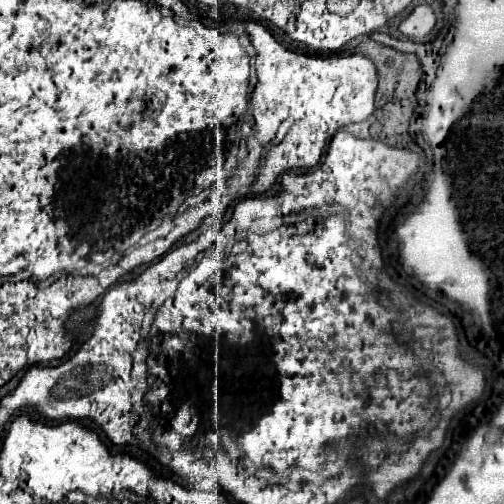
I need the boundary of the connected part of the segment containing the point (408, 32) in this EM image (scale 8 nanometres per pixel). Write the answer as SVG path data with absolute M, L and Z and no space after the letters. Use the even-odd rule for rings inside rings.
M417 5L405 19L401 19L399 23L399 31L413 41L423 41L427 39L427 35L431 33L431 29L435 27L435 13L429 5Z

